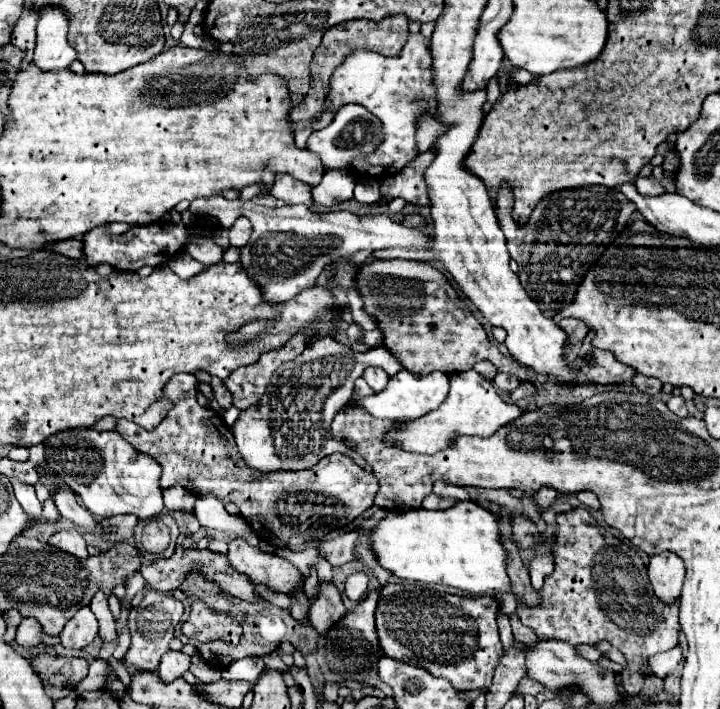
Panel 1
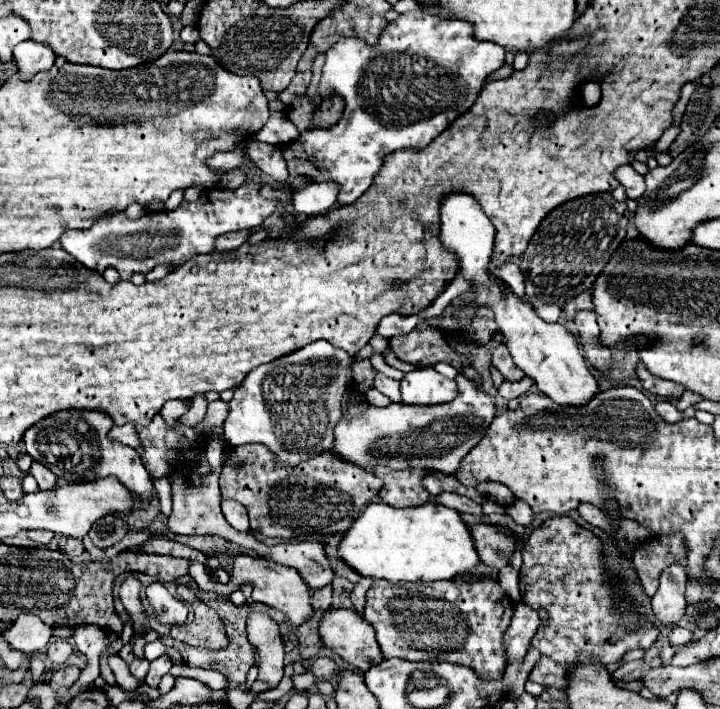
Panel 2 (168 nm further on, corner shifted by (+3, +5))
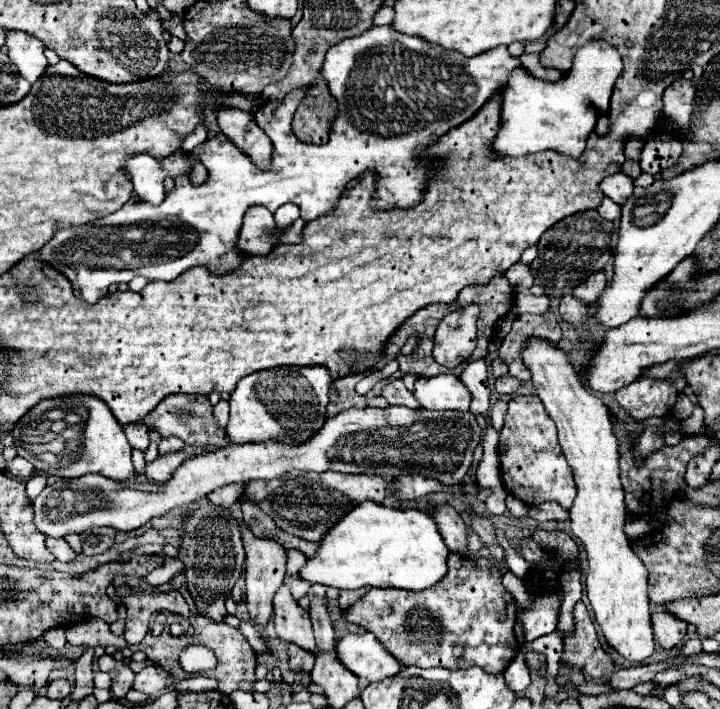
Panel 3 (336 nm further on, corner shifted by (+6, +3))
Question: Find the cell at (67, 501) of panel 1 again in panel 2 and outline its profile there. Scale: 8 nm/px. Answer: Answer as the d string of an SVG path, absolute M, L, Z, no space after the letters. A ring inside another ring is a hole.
M36 461L32 463L30 475L38 481L40 491L46 491L46 489L56 489L56 485L58 485L58 477L56 477L50 469L46 469L44 465L40 465L40 463L36 463Z

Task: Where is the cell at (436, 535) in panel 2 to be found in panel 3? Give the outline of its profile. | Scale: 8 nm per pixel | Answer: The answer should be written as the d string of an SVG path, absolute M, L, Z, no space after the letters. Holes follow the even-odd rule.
M371 499L355 505L343 519L333 525L319 541L319 549L301 567L299 577L337 589L359 587L397 587L423 591L447 573L447 555L433 517L417 509L395 509Z

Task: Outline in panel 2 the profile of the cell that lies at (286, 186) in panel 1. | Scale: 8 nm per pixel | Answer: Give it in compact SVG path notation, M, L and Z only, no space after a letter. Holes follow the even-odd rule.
M254 143L248 147L248 157L256 163L256 167L266 173L270 179L274 179L278 185L288 185L288 165L284 163L282 151L278 151L276 145L268 143Z

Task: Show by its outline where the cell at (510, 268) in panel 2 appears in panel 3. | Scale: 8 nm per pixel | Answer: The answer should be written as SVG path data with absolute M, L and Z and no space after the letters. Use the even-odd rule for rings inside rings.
M517 261L515 265L511 265L505 273L505 277L509 279L509 283L517 289L517 291L523 291L523 289L529 289L533 285L533 275L531 275L531 265L529 263L523 263L523 261Z

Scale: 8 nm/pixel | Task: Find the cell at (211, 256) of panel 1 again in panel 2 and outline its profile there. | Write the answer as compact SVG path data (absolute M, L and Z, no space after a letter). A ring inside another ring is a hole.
M234 231L234 233L224 233L224 235L220 235L220 237L216 237L216 241L214 241L214 251L232 251L232 249L236 249L236 247L240 247L244 241L246 241L246 237L248 237L250 233L248 231Z

